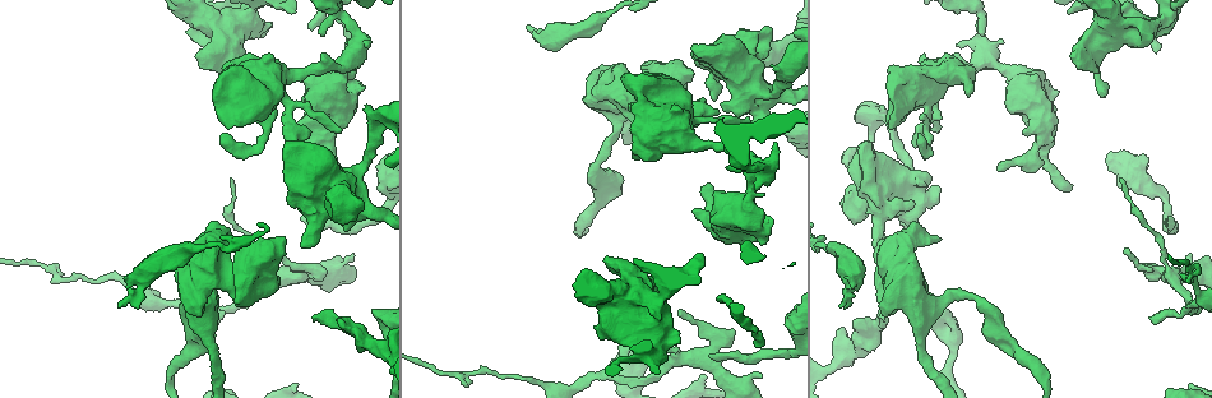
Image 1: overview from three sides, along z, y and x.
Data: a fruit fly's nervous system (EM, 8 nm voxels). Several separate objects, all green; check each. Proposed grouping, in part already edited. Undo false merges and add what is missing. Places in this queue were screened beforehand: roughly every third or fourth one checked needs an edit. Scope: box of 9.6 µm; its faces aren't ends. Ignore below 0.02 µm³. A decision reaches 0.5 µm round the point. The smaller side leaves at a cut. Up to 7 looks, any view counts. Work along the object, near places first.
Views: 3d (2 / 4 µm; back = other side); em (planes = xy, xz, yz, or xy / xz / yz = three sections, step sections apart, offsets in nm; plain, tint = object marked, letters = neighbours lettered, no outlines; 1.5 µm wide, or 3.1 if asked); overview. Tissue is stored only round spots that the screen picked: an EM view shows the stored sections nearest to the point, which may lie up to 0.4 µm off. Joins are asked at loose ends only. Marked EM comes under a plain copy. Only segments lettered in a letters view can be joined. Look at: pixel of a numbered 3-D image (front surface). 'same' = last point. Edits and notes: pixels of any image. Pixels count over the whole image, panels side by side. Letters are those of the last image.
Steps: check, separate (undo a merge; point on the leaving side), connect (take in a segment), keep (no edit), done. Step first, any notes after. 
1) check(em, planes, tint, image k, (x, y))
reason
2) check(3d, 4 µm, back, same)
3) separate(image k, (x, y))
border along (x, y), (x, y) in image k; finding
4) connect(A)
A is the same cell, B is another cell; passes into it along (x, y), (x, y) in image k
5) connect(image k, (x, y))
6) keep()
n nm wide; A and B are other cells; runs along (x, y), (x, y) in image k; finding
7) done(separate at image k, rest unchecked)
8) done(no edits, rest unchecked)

check(3d, 2 µm, image 1, (118, 308))
branch stops here

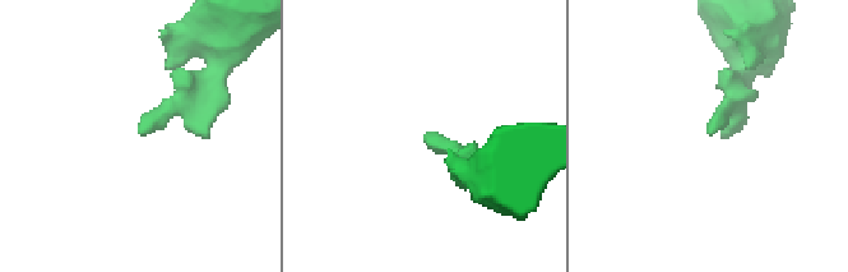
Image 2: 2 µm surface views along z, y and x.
check(em, xy, step 4, letters, image 2, (425, 134))
now the EM

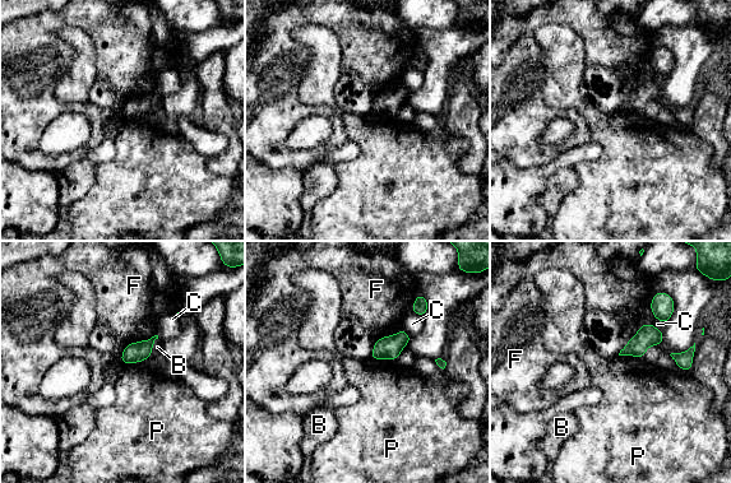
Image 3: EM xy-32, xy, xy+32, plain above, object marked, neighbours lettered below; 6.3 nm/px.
check(em, planes, letters, same)
another direction

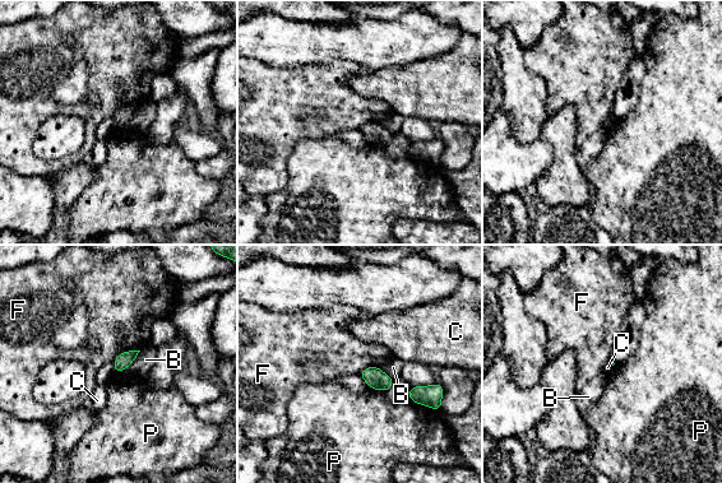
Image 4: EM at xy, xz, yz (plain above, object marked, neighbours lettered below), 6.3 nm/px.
keep()
B, C, F and P are other cells; border along (139, 349), (125, 349), (112, 362) in image 4; none of them fits

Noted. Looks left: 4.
check(3d, 2 µm, back, image 1, (940, 238))

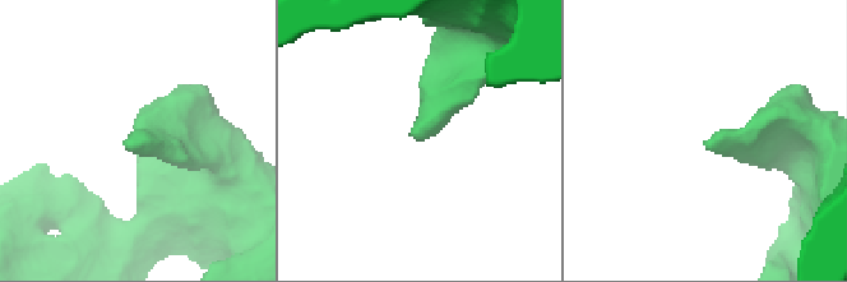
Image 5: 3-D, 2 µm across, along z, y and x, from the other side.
check(em, planes, tint, image 5, (707, 150))
now the EM

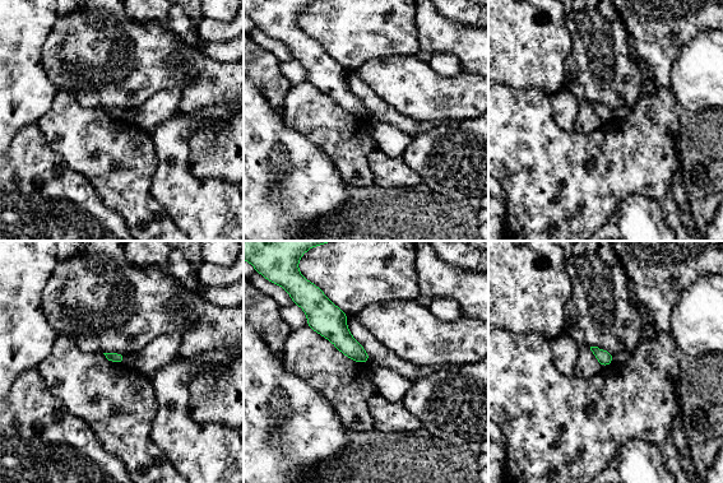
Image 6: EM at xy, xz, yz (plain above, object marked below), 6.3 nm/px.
check(em, planes, letters, same)

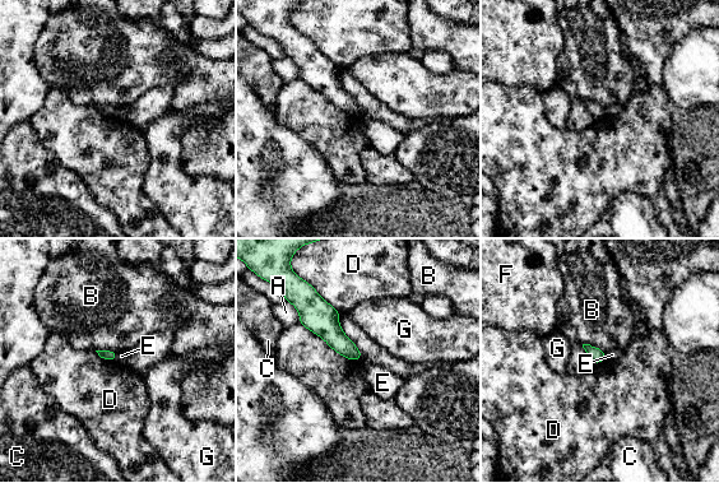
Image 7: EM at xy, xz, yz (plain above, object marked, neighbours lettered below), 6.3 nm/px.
keep()
A, B, C, D, E, F and G are other cells; border along (298, 323), (347, 358), (362, 358) in image 7; no lettered segment goes on from it

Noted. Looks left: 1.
check(em, planes, letters, image 1, (1190, 383))
branch stops here

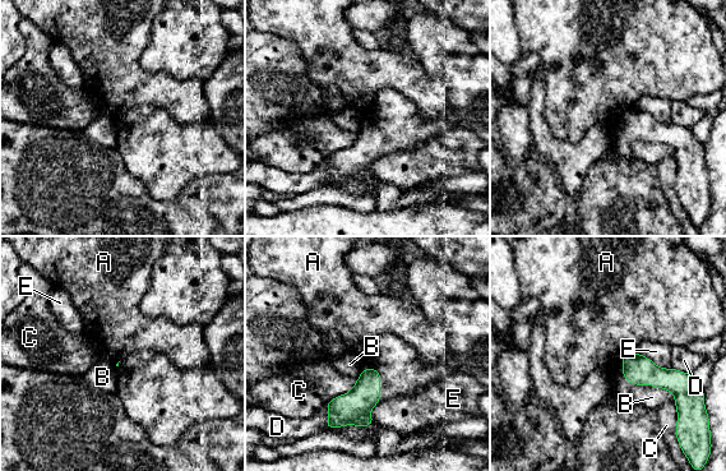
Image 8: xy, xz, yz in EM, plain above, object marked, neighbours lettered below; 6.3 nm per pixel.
keep()
A, B, C, D and E are other cells; border along (633, 350), (624, 355) in image 8; no lettered segment goes on from it

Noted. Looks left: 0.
done(no edits, rest unchecked)

